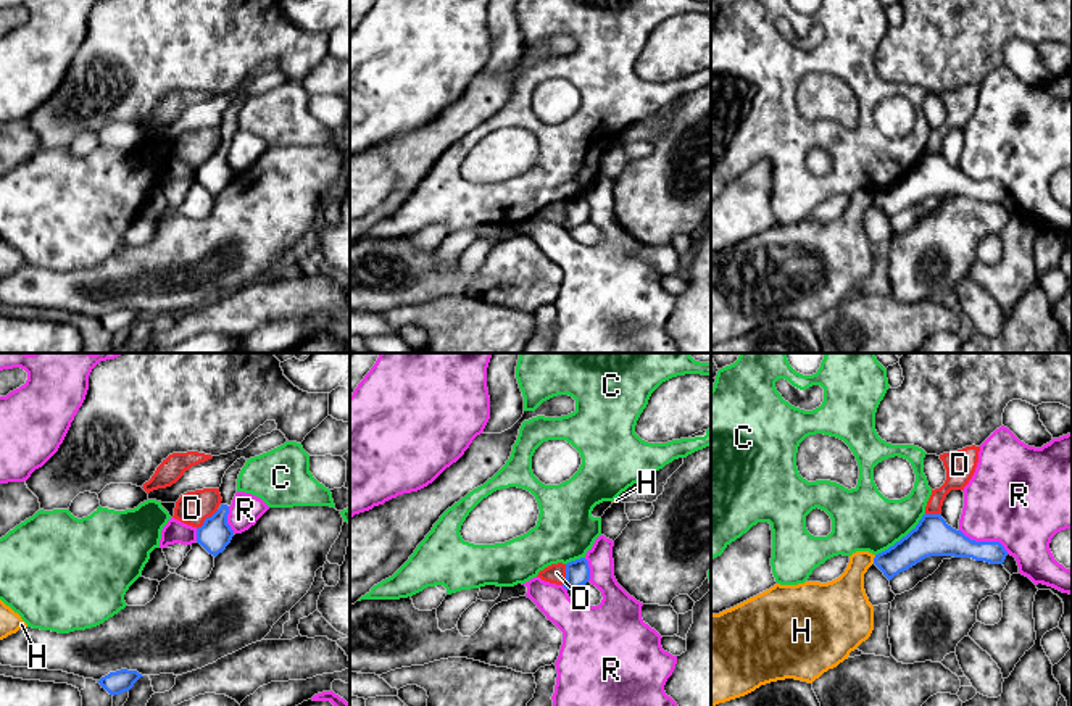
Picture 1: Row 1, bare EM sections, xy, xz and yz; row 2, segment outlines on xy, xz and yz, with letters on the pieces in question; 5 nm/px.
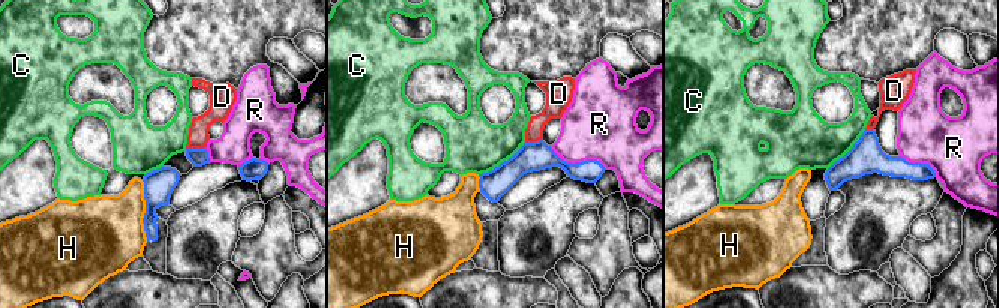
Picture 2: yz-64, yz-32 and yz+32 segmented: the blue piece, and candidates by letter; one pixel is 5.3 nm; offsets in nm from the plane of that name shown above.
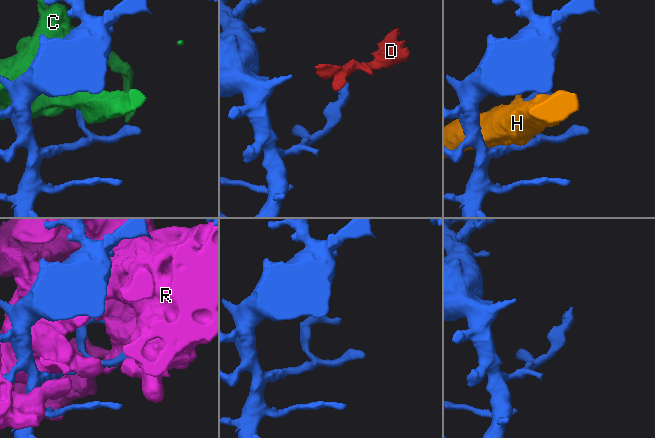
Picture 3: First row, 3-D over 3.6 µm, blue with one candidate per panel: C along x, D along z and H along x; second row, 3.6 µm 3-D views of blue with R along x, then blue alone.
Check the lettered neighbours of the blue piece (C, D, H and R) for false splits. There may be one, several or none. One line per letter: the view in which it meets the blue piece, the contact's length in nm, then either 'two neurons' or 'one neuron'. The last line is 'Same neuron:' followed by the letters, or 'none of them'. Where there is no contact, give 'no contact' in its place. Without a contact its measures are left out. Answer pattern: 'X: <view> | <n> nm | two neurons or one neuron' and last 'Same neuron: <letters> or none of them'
C: yz | 320 nm | two neurons
D: xy | 150 nm | two neurons
H: yz | 50 nm | two neurons
R: yz | 280 nm | two neurons
Same neuron: none of them

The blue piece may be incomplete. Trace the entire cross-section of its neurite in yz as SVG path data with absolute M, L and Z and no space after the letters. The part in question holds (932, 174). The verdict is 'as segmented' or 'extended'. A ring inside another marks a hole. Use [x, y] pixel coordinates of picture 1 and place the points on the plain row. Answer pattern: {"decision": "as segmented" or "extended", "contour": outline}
{"decision": "as segmented", "contour": "M924 153L919 163L888 189L875 193L874 203L891 219L930 195L972 197L1003 203L1008 190L999 181L975 181L946 163L941 153Z"}

